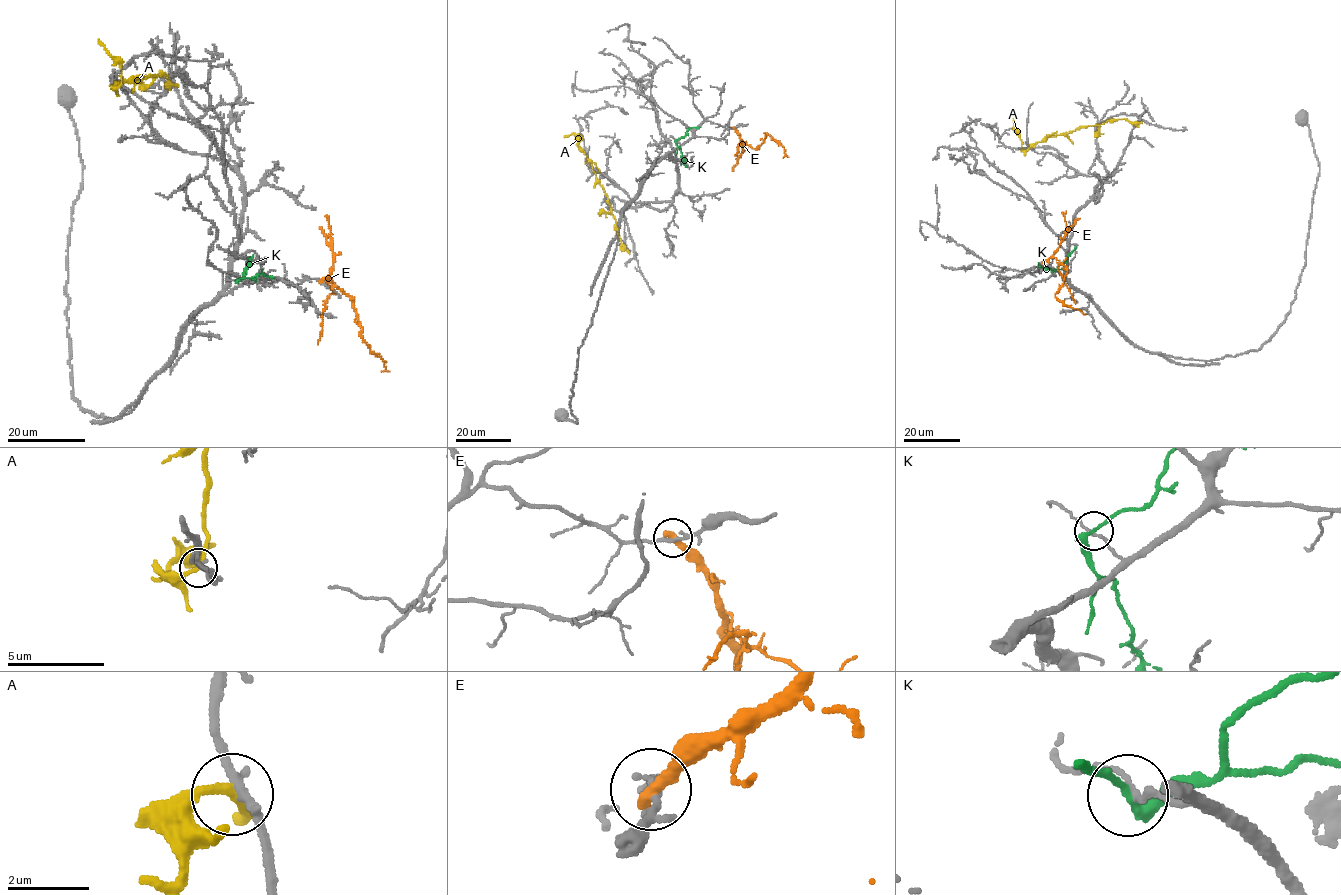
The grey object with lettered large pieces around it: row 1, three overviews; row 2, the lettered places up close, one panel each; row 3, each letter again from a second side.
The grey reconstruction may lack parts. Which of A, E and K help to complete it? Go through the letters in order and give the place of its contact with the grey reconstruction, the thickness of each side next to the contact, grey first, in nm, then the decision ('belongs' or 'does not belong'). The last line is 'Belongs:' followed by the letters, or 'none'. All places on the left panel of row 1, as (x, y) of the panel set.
A: (119, 86) | 240/190 nm | belongs
E: (320, 281) | 180/380 nm | does not belong
K: (239, 280) | 120/220 nm | does not belong
Belongs: A

